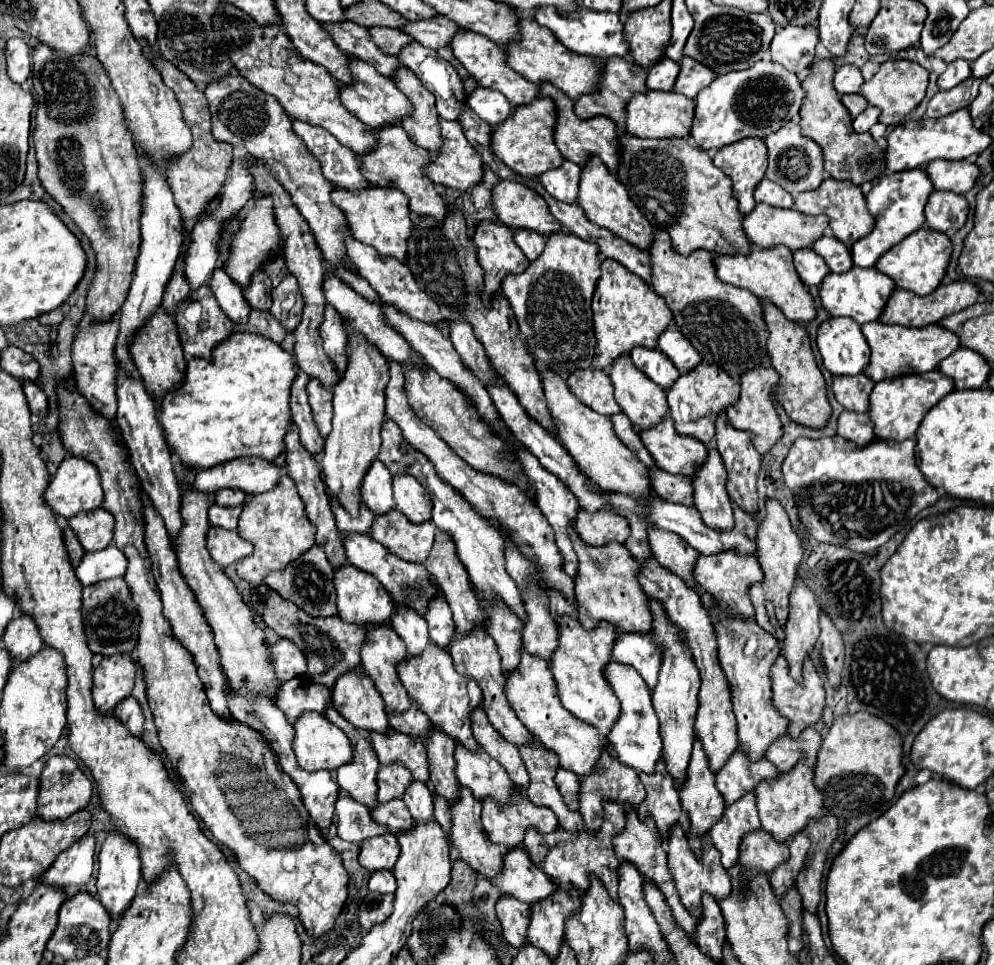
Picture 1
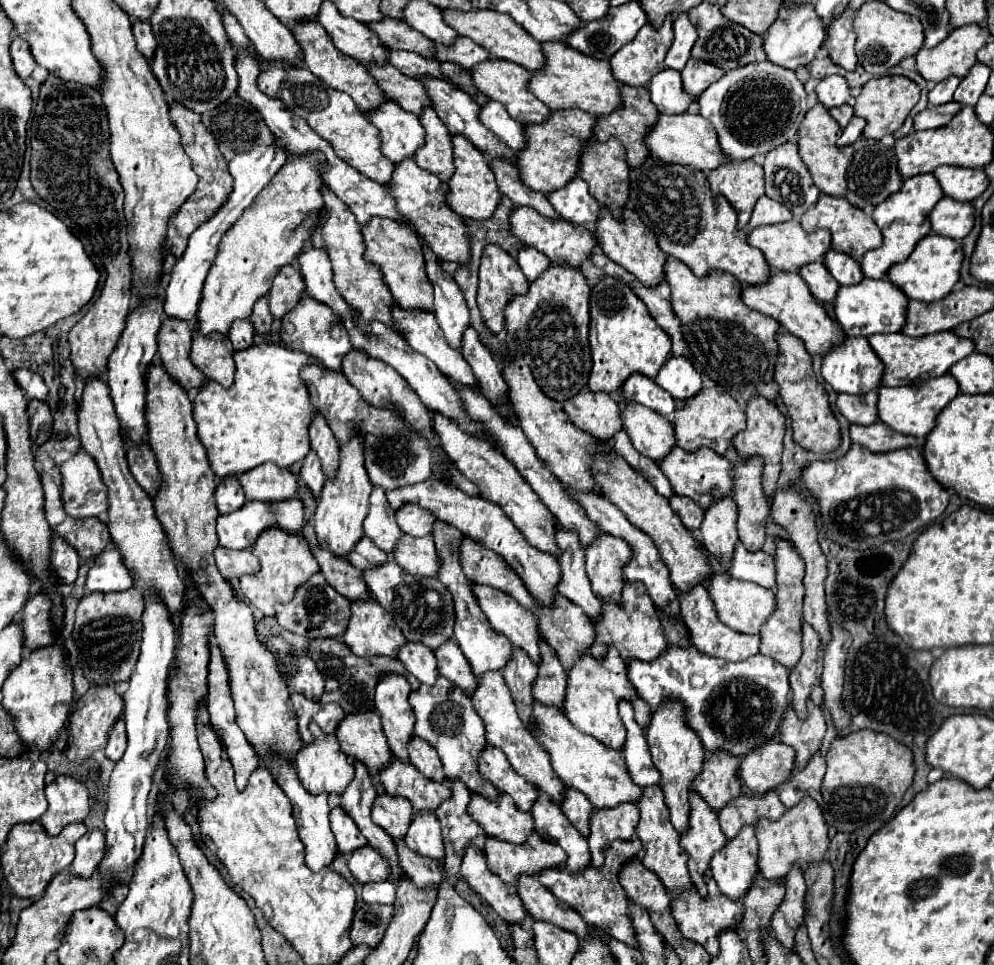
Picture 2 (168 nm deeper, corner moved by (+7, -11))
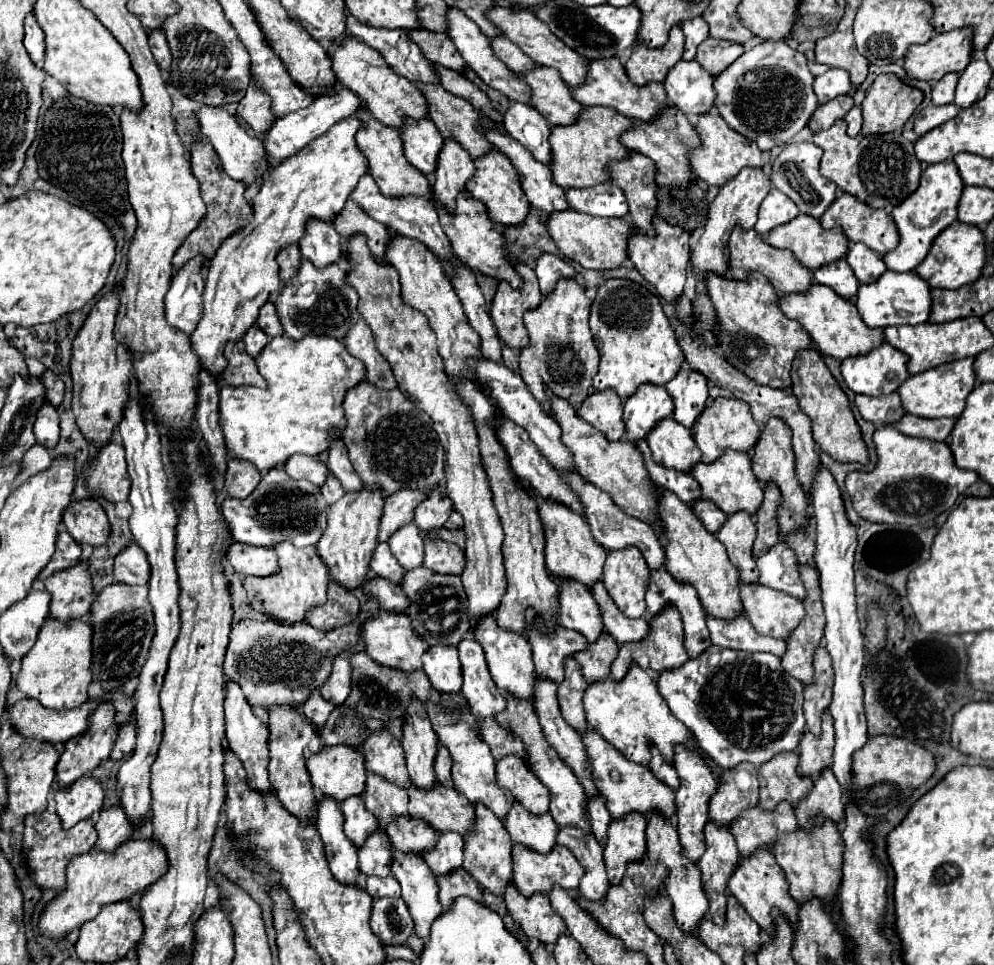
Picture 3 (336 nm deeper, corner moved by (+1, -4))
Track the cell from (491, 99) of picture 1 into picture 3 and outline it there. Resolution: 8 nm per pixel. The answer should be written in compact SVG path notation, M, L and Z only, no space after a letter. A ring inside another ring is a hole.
M511 102L503 118L505 118L503 122L505 130L517 142L521 142L537 162L551 164L551 144L549 144L551 126L535 108Z

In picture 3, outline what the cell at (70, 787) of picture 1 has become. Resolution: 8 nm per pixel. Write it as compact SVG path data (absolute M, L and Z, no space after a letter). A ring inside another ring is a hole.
M79 778L67 792L55 792L57 814L63 822L63 828L71 828L81 820L91 818L103 806L103 786L93 778Z

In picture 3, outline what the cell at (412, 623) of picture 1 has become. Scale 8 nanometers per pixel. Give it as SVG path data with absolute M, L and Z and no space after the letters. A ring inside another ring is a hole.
M433 646L423 654L423 670L439 692L457 694L463 686L461 662L455 646Z

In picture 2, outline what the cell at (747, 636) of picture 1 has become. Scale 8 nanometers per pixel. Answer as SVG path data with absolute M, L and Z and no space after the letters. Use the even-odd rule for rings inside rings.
M771 737L741 759L739 779L749 791L765 793L785 781L793 765L793 749L777 737Z

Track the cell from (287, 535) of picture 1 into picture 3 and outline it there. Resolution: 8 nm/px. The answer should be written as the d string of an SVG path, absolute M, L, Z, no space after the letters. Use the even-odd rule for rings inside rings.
M281 542L279 546L275 546L275 552L279 554L281 572L267 578L247 576L243 580L243 588L255 612L261 612L283 624L295 624L305 620L307 610L325 604L327 584L329 584L327 570L323 570L323 562L319 562L319 556L315 554L315 546L299 550L291 546L291 542Z

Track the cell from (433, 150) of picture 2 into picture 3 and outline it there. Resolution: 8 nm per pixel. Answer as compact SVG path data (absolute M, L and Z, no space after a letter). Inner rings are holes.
M445 140L437 170L435 170L435 184L431 198L441 202L447 212L455 210L455 198L465 190L467 180L475 174L475 164L471 156L451 140Z

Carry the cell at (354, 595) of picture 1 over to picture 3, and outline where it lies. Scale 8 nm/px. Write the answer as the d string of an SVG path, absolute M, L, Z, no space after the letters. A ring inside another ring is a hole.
M381 612L375 618L371 618L369 622L365 622L361 638L367 646L367 654L381 666L389 666L395 670L403 670L403 672L415 672L421 670L421 656L427 652L427 642L423 642L423 638L419 638L419 634L415 634L411 620L405 614L395 614L395 612Z

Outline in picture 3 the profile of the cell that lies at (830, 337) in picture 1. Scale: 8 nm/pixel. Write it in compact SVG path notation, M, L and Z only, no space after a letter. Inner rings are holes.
M885 342L865 356L843 360L841 374L855 394L881 396L897 392L897 388L909 378L907 362L907 354Z

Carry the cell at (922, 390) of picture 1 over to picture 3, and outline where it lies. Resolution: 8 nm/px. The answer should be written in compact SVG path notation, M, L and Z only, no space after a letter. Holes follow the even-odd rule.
M963 358L963 360L955 360L949 364L941 364L937 368L913 374L905 382L905 386L897 390L901 396L903 408L907 412L911 412L915 416L923 416L923 418L943 418L943 416L957 418L965 410L965 400L967 400L969 392L977 384L973 362L975 362L975 358Z

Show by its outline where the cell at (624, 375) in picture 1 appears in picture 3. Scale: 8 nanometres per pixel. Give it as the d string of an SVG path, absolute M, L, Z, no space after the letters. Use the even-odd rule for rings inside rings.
M667 418L667 422L659 422L659 430L647 438L647 444L659 466L677 472L691 472L691 468L701 462L701 450L697 448L693 434L671 418Z

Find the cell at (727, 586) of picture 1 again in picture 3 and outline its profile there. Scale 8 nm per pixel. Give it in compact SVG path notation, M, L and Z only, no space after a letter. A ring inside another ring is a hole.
M741 584L741 600L749 622L763 636L787 640L805 618L803 602L763 584Z

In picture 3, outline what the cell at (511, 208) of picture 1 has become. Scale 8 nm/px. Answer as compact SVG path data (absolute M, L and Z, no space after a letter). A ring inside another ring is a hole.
M577 210L555 212L547 218L547 230L559 250L569 258L579 262L583 268L591 270L613 270L627 260L627 240L637 228L627 218L595 218L581 214Z

